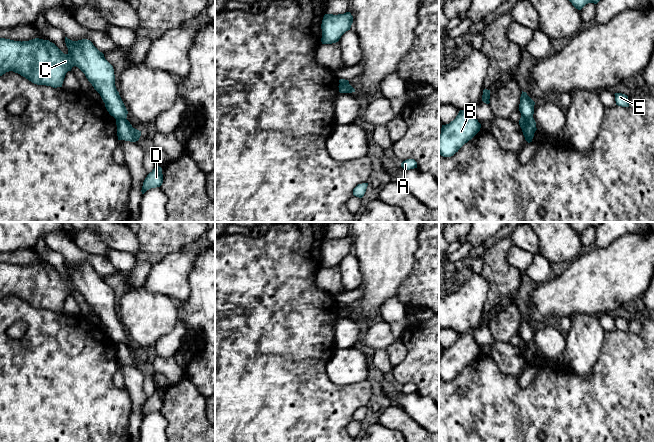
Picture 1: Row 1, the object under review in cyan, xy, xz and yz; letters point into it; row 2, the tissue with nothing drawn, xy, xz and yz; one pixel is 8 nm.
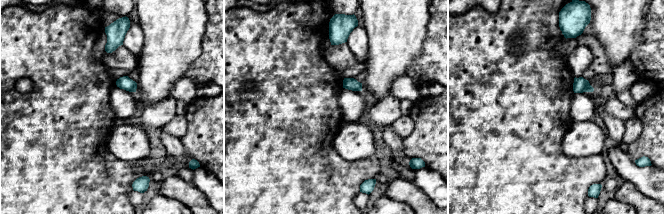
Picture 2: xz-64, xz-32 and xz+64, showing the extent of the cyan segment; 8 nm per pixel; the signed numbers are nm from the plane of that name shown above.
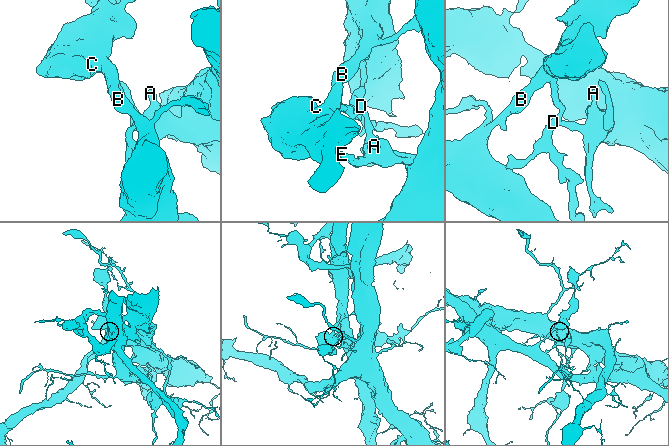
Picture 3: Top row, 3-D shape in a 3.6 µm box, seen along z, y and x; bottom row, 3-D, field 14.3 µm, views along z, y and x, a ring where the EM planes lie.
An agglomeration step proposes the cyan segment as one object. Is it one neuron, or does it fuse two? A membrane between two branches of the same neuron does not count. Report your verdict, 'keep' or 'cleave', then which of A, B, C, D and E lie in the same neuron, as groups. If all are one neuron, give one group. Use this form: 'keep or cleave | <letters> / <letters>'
cleave | A D E / B C

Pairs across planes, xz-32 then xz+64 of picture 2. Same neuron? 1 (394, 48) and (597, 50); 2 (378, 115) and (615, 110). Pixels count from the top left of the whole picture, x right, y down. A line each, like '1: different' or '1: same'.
1: different
2: same

